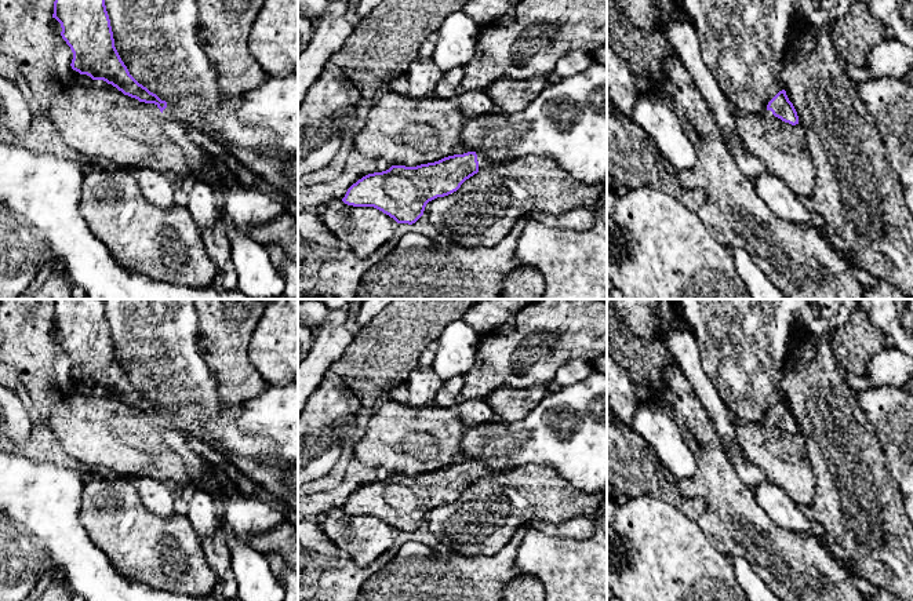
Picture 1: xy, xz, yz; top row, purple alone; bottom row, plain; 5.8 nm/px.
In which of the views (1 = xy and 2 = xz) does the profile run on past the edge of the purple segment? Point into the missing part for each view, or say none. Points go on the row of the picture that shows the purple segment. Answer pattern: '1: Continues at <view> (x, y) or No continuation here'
1: Continues at xy (196, 120)
2: Continues at xz (484, 163)

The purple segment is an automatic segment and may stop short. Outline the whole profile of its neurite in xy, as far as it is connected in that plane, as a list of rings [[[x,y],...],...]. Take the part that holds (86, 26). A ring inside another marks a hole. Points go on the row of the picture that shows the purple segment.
[[[55,0],[52,18],[61,23],[61,36],[73,52],[73,70],[103,80],[139,102],[154,103],[165,117],[205,134],[215,143],[223,142],[205,124],[200,109],[188,112],[170,105],[130,74],[114,47],[105,0]]]

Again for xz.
[[[476,152],[454,154],[417,167],[392,165],[353,183],[342,201],[353,207],[374,207],[397,223],[415,223],[429,201],[456,192],[481,170],[495,164]]]

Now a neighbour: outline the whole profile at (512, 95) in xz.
[[[502,77],[490,84],[485,92],[506,113],[523,110],[546,88],[546,77],[510,79]]]

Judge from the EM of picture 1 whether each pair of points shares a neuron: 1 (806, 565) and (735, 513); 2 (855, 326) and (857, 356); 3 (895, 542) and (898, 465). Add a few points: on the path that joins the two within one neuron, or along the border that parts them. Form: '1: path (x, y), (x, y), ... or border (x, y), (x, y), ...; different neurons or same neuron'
1: path (788, 563), (753, 531); same neuron
2: path (857, 332), (857, 349); same neuron
3: border (884, 454), (884, 466), (898, 487); different neurons

